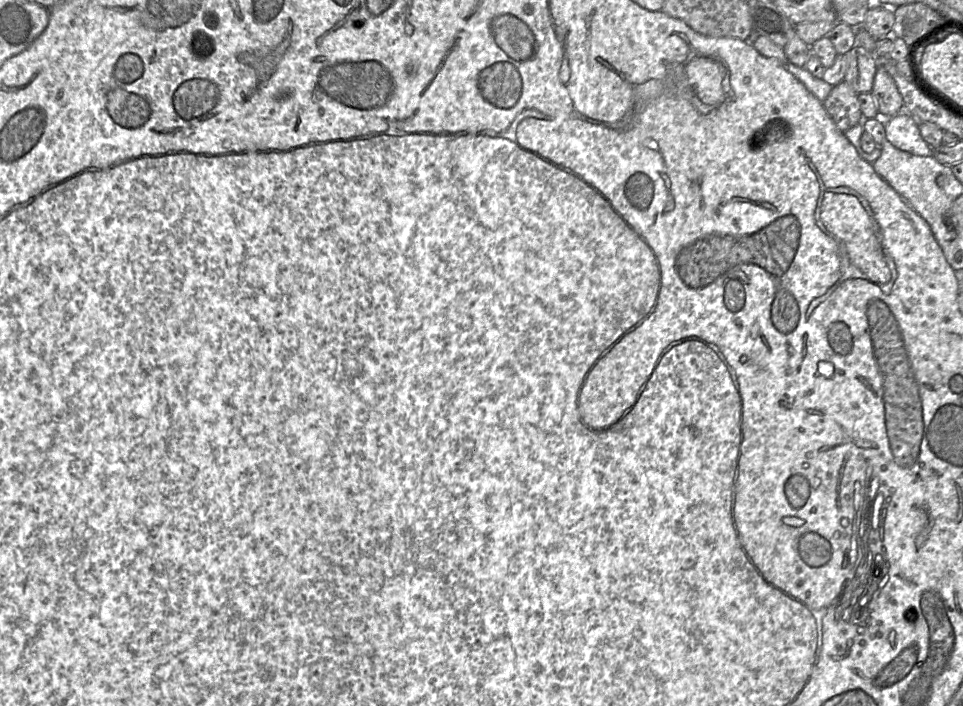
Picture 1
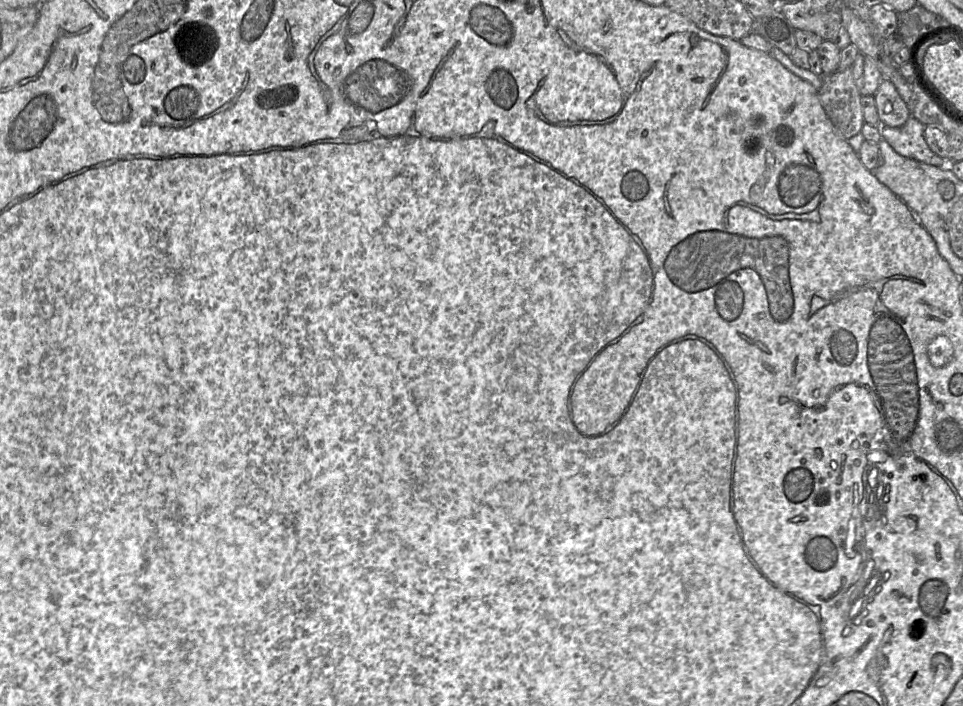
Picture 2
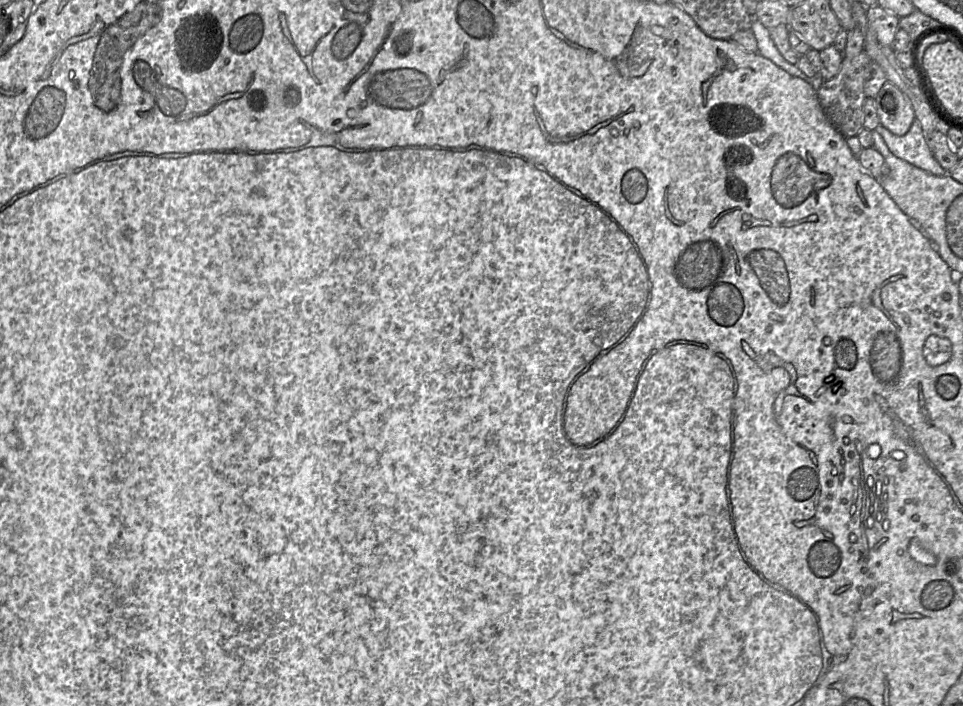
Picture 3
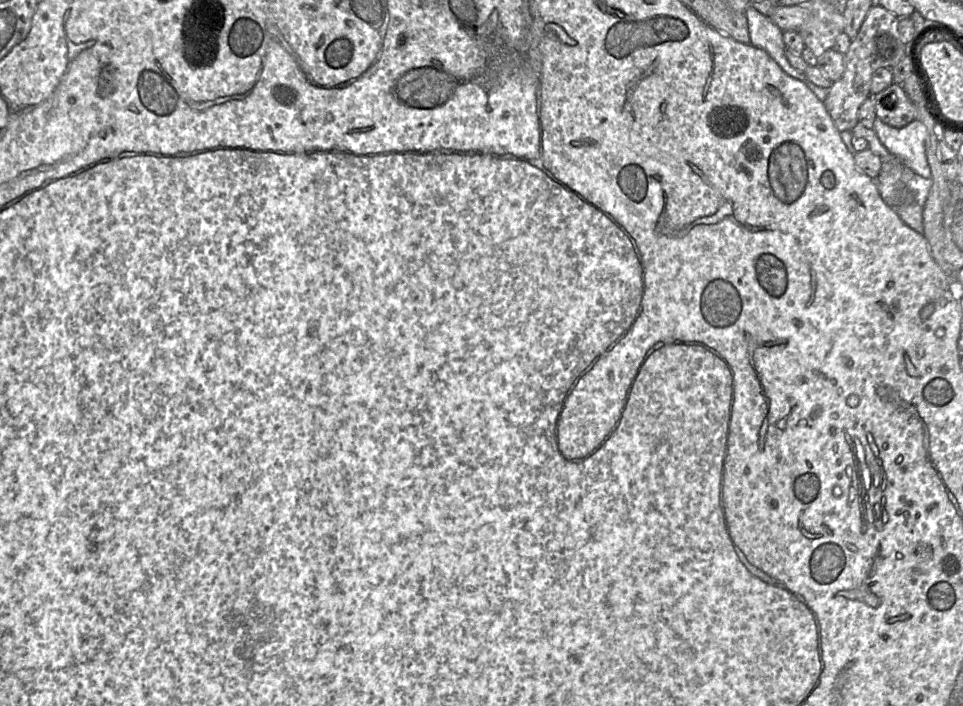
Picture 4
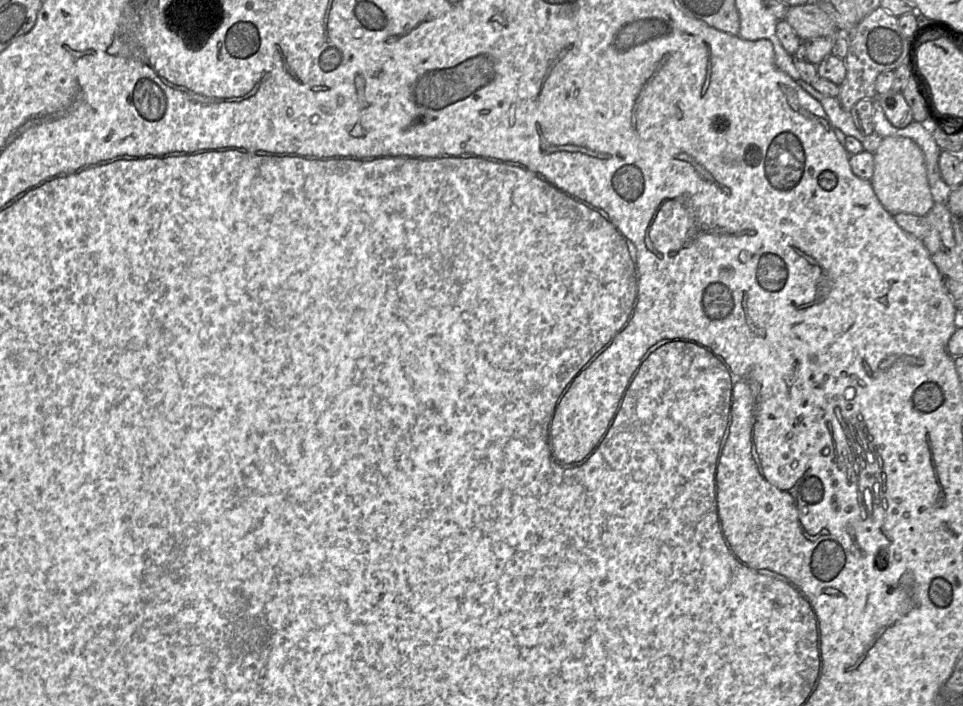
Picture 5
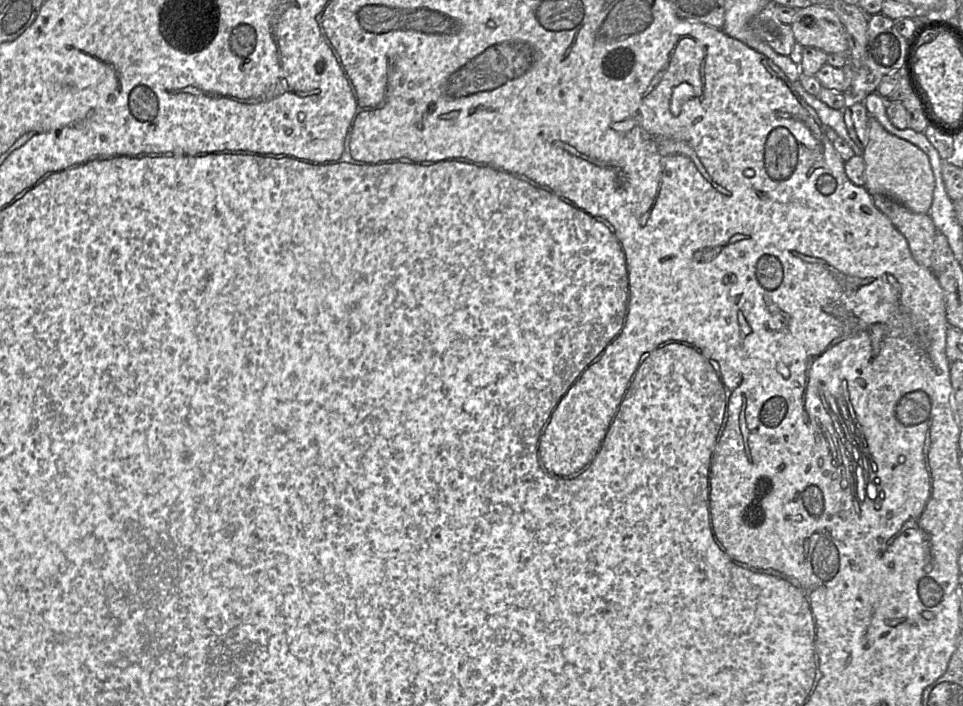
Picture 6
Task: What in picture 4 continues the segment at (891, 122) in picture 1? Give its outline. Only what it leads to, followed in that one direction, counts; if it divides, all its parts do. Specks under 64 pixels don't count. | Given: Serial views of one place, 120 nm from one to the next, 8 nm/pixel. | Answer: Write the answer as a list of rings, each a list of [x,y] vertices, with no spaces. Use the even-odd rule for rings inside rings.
[[[876,117],[874,131],[887,150],[927,181],[931,169],[926,156],[926,127],[914,119],[902,128],[894,128]]]

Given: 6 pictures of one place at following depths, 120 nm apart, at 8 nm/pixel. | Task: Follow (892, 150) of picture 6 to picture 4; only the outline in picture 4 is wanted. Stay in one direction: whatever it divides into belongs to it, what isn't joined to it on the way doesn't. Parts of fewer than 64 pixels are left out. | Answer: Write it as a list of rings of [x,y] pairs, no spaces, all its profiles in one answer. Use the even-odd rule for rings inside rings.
[[[891,153],[881,159],[881,170],[875,181],[885,203],[895,208],[917,201],[923,206],[930,191],[931,178],[927,181]]]

